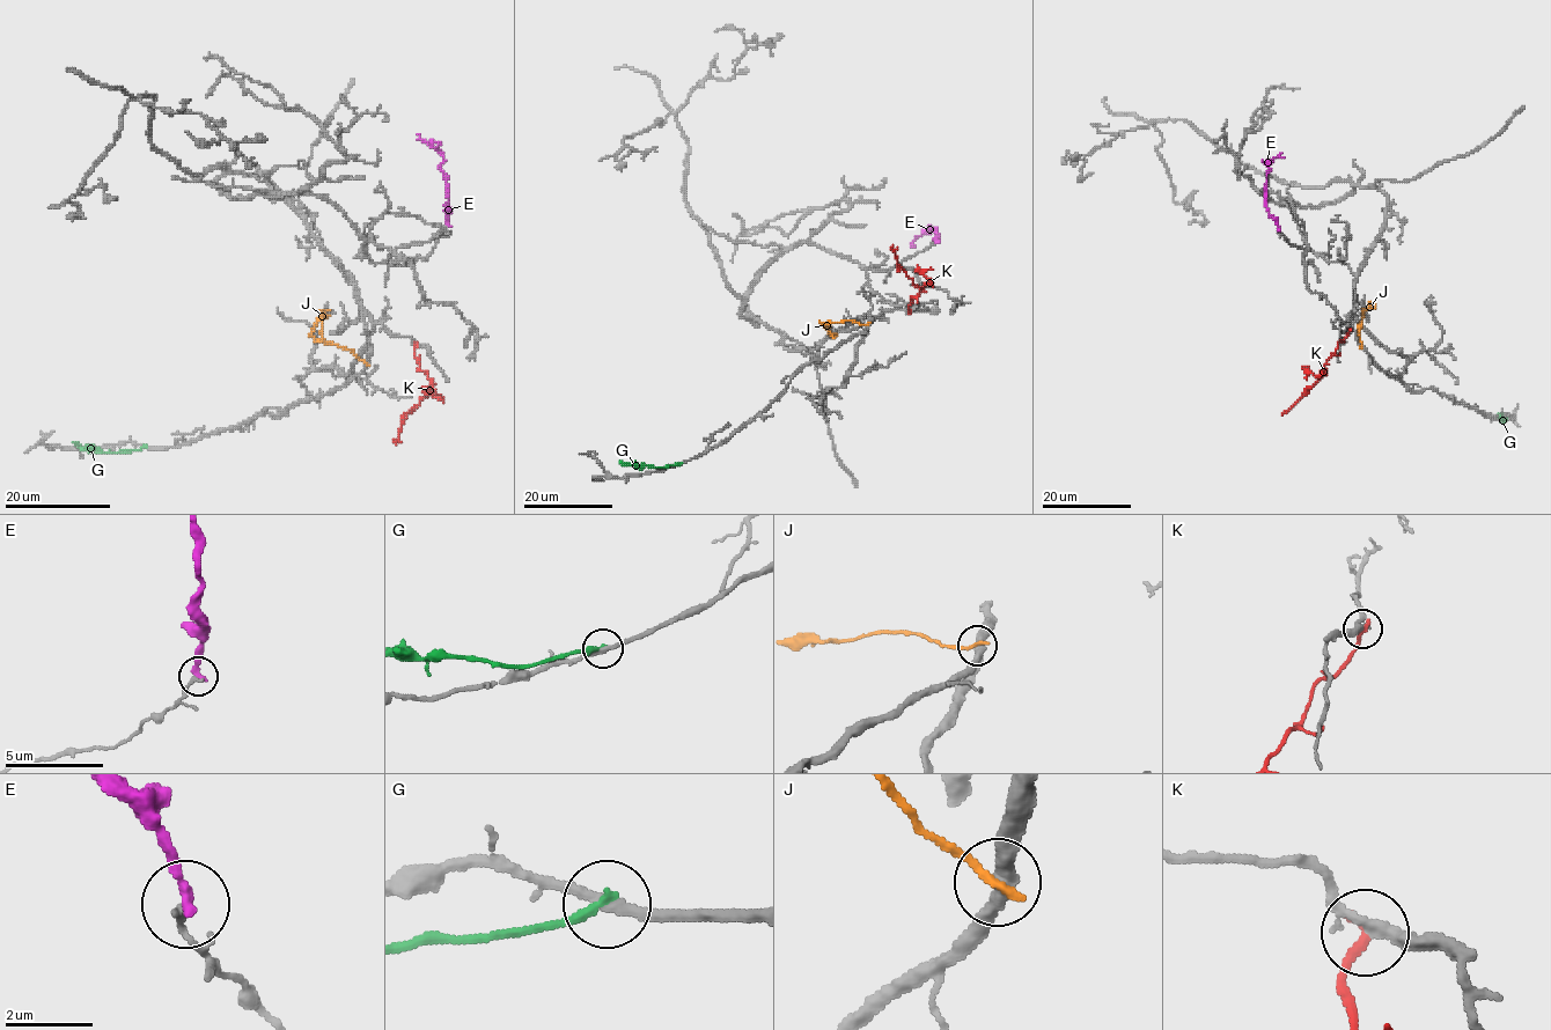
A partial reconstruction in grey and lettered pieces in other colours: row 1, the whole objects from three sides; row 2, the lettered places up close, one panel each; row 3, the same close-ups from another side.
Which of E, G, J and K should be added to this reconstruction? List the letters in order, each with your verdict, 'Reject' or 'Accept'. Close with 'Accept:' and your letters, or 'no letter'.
E: Reject
G: Reject
J: Reject
K: Reject
Accept: no letter

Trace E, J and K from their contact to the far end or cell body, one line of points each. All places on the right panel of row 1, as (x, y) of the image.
E: (1278, 229), (1265, 205), (1264, 188), (1268, 166), (1276, 156), (1284, 157)
J: (1361, 346), (1358, 333), (1364, 311), (1374, 303), (1371, 301)
K: (1349, 331), (1325, 363), (1324, 374), (1283, 414)

